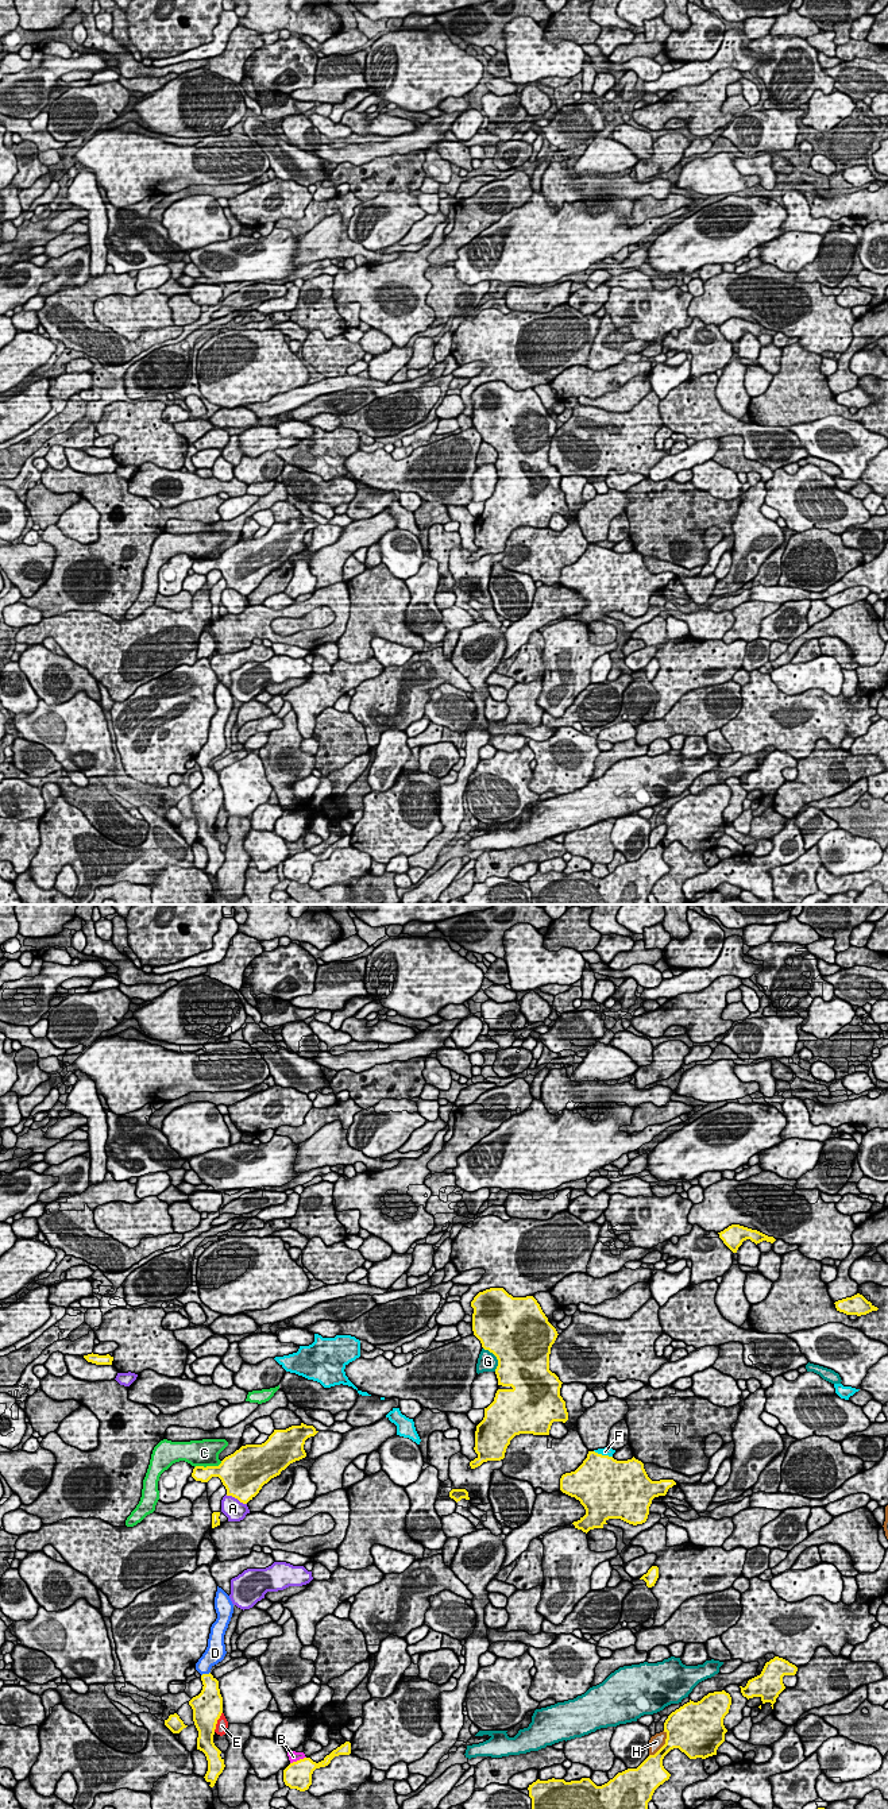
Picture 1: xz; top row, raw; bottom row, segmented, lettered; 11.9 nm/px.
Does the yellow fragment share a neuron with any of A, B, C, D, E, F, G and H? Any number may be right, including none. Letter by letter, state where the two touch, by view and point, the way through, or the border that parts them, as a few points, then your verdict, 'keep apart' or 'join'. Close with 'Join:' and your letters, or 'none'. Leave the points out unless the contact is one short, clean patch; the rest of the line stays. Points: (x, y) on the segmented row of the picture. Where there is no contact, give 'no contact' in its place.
A: meets yellow in xz at (236, 1497); keep apart
B: meets yellow in xz at (297, 1761); border along xz (305, 1757), (290, 1763); keep apart
C: meets yellow in xz at (208, 1466); keep apart
D: meets yellow in xz at (205, 1674); runs through xz (209, 1694), (209, 1682), (205, 1674), (205, 1662), (212, 1655); join
E: meets yellow in xz at (216, 1721); keep apart
F: meets yellow in xz at (603, 1455); keep apart
G: meets yellow in xz at (497, 1358); keep apart
H: meets yellow in xz at (664, 1744); keep apart
Join: D

